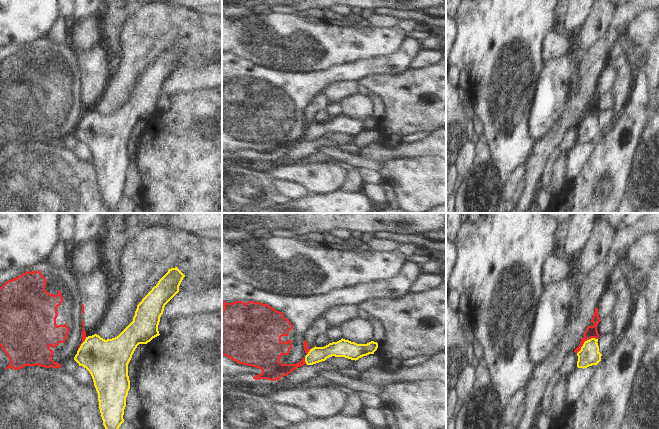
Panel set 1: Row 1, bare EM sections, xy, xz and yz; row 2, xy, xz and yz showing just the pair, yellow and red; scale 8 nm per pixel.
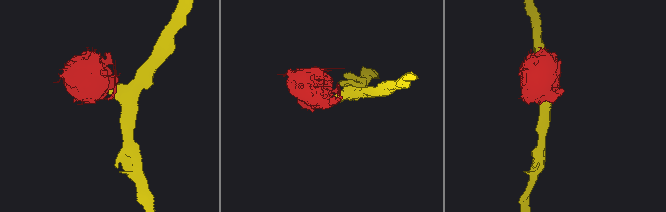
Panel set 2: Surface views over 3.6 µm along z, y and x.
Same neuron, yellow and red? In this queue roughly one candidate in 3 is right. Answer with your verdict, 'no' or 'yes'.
no

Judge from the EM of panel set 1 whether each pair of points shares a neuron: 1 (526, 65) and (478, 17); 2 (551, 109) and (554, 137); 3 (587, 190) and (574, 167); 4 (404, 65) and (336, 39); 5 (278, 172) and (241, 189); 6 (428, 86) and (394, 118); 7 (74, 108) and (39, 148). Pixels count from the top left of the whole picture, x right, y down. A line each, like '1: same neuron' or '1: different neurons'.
1: same neuron
2: different neurons
3: different neurons
4: different neurons
5: different neurons
6: same neuron
7: different neurons

